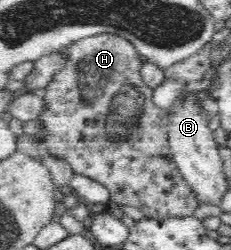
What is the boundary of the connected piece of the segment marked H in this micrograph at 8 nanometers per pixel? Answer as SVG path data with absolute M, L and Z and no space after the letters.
M100 34L90 36L78 40L76 43L70 44L63 48L60 52L61 57L65 59L65 64L61 66L61 70L55 72L55 76L51 78L51 82L40 93L41 101L43 101L43 110L37 116L37 126L41 129L40 135L34 140L34 148L39 154L47 155L53 159L65 161L74 175L85 176L90 178L101 188L109 192L110 201L118 204L119 207L131 206L141 211L145 217L143 220L155 220L156 222L165 222L165 220L185 220L194 216L195 210L201 206L201 198L194 193L193 187L185 181L181 171L173 162L169 147L166 141L166 111L159 110L151 103L152 94L151 88L147 88L147 84L142 80L141 67L142 64L138 60L138 52L133 45L120 36L113 36L109 34Z

